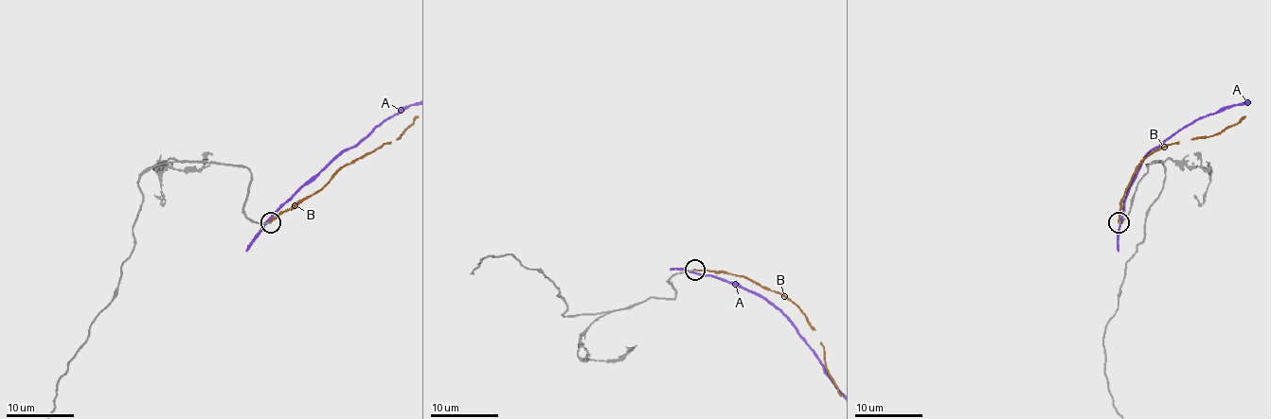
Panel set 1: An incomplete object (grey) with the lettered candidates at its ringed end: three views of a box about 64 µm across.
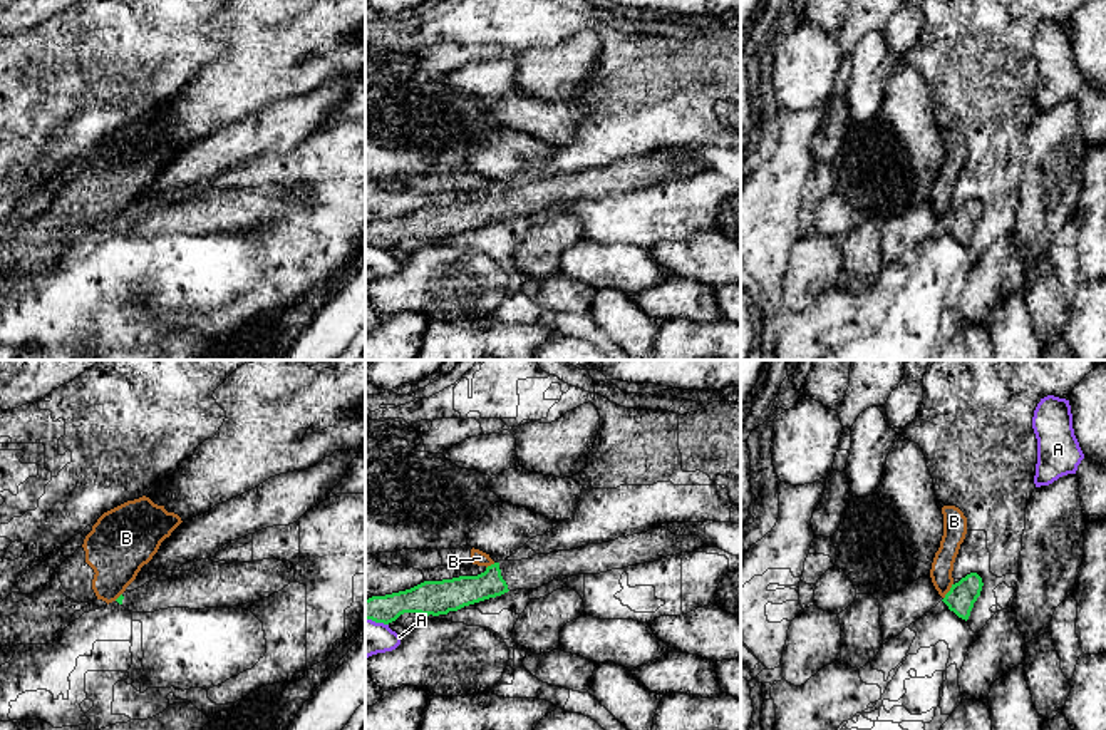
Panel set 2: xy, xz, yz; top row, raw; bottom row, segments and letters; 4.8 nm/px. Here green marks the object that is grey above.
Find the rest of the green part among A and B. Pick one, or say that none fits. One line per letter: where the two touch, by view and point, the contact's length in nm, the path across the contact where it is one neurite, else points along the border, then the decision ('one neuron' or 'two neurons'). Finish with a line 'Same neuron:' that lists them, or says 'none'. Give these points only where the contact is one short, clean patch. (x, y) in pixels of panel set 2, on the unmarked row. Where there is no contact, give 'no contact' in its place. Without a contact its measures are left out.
A: contact xz (377, 246); length 120 nm; border xz (366, 243), (387, 250); two neurons
B: contact yz (949, 216); length 90 nm; border yz (952, 208), (944, 223); two neurons
Same neuron: none

